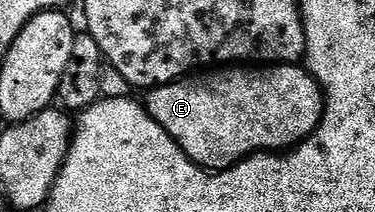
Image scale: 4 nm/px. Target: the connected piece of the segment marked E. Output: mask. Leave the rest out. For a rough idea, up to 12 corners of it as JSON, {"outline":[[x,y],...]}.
{"outline":[[225,65],[152,88],[198,167],[284,153],[321,123],[301,65]]}

